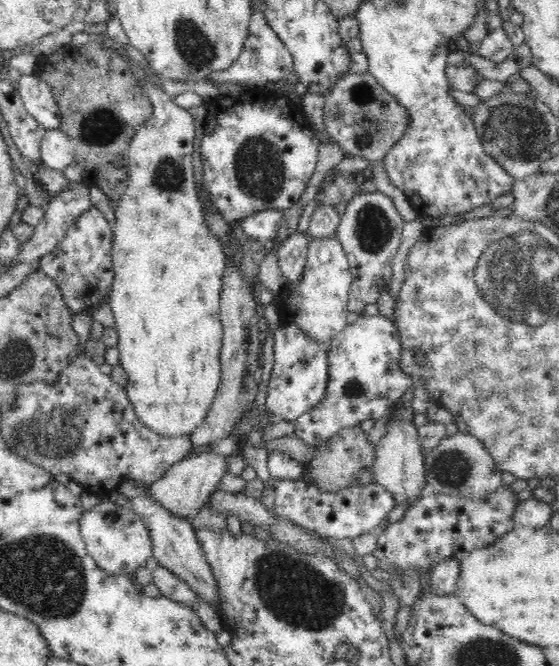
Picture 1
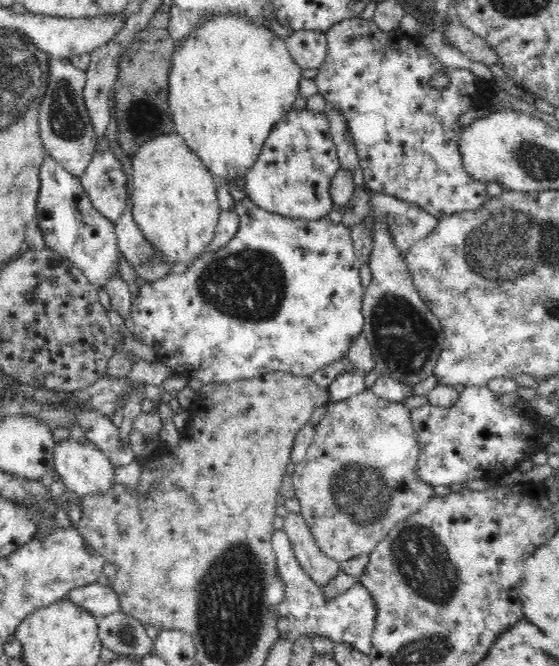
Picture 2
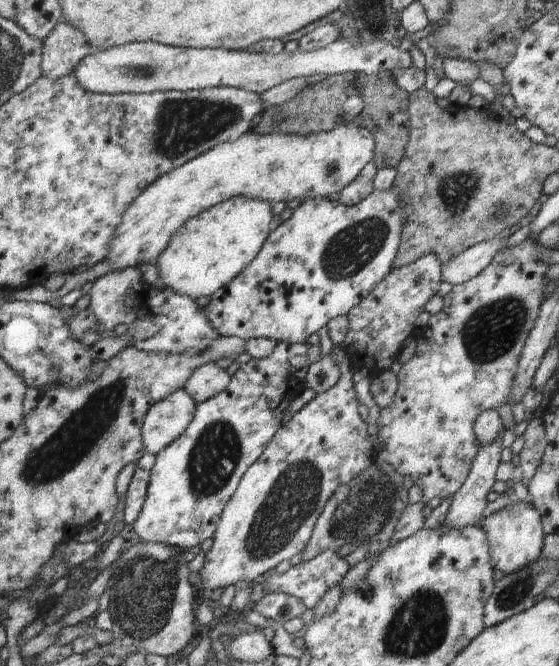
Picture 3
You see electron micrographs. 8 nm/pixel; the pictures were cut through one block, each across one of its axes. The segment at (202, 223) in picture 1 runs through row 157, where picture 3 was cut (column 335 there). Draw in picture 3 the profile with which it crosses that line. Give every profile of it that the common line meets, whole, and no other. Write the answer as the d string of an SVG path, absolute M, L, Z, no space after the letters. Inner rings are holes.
M349 121L337 124L332 130L306 136L258 134L251 130L238 140L213 146L148 185L122 216L105 260L114 271L154 264L186 220L229 198L245 196L271 204L326 199L344 190L373 160L374 151L372 133Z

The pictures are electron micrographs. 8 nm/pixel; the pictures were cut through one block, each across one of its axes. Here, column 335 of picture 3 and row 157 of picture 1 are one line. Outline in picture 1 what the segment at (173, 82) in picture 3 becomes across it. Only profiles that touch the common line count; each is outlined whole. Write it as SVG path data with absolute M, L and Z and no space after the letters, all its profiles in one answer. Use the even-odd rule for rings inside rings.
M46 130L40 142L41 162L46 167L63 171L75 160L73 140L62 130Z

